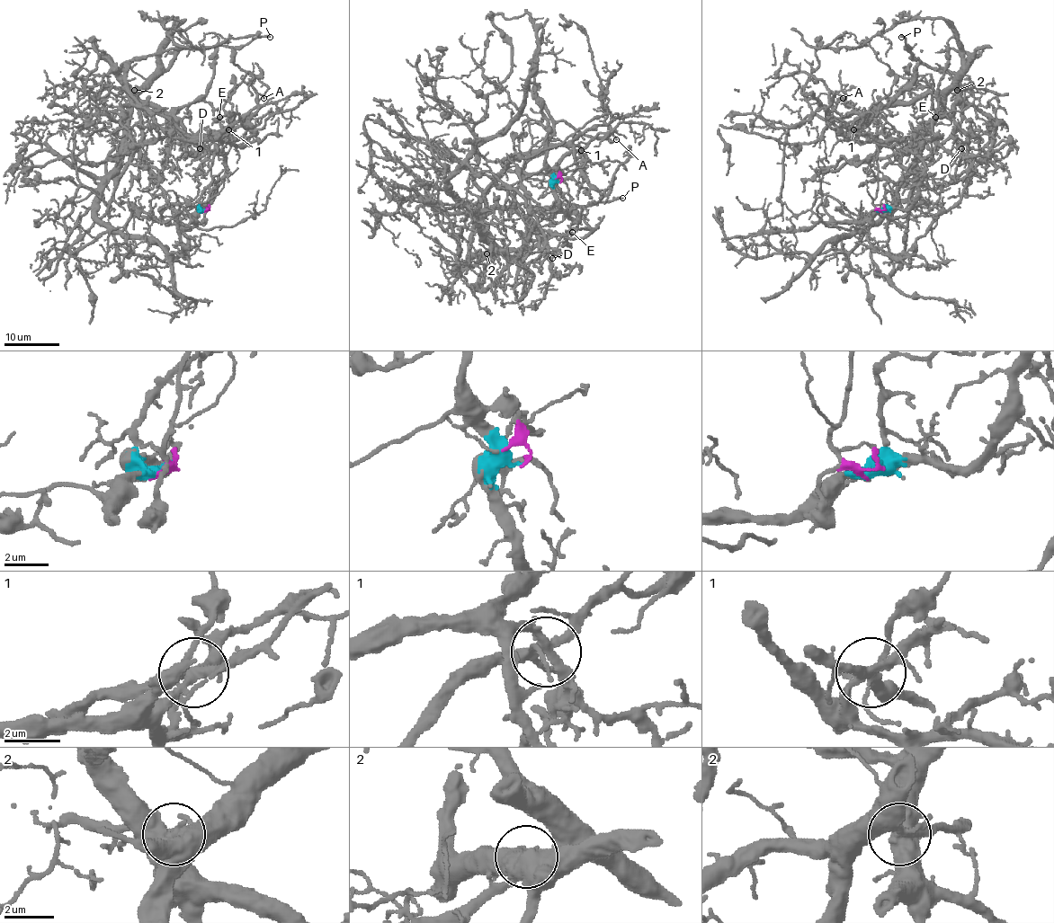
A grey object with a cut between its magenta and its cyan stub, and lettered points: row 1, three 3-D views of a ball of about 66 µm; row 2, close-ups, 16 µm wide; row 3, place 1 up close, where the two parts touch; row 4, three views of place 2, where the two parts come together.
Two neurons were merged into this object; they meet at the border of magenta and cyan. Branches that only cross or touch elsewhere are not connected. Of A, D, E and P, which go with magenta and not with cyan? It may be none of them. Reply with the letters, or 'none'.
A

